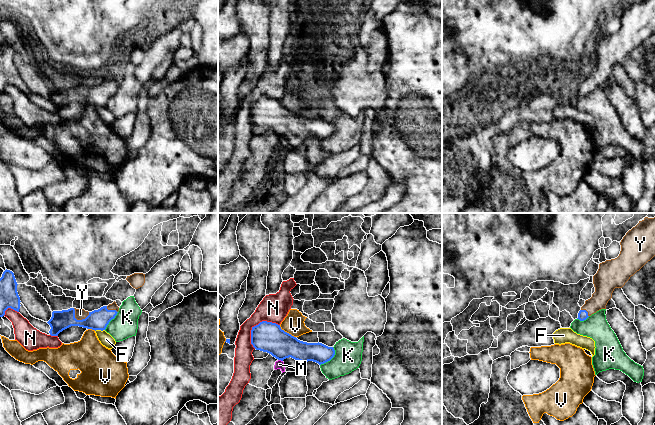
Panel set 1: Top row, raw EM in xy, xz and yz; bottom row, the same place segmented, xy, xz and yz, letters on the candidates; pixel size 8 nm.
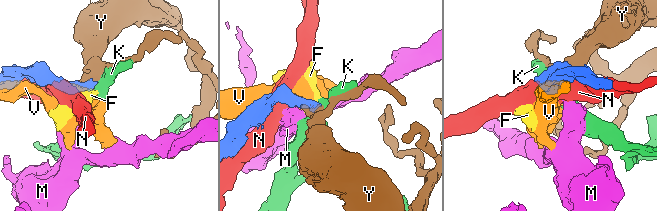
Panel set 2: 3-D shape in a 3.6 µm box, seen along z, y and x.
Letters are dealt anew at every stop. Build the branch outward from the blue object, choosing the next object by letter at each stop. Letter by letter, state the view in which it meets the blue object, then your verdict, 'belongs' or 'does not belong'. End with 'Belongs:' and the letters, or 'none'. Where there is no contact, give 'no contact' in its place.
F: meets blue in xy; does not belong
K: meets blue in xz; does not belong
M: meets blue in xz; does not belong
N: meets blue in xz; does not belong
V: meets blue in xz; does not belong
Y: meets blue in xy; belongs
Belongs: Y

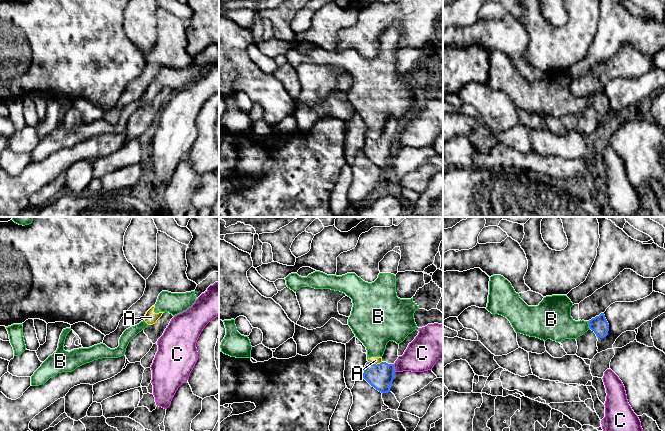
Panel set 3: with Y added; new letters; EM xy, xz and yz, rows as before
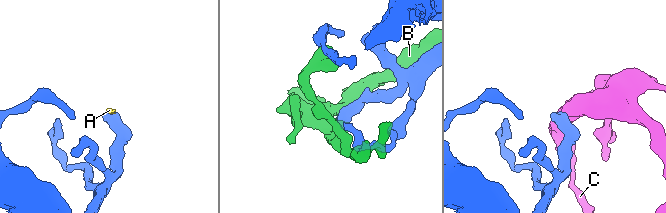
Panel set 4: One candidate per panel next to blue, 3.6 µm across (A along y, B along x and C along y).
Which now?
A: meets blue in xz; does not belong
B: meets blue in yz; does not belong
C: meets blue in xz; does not belong
Belongs: none

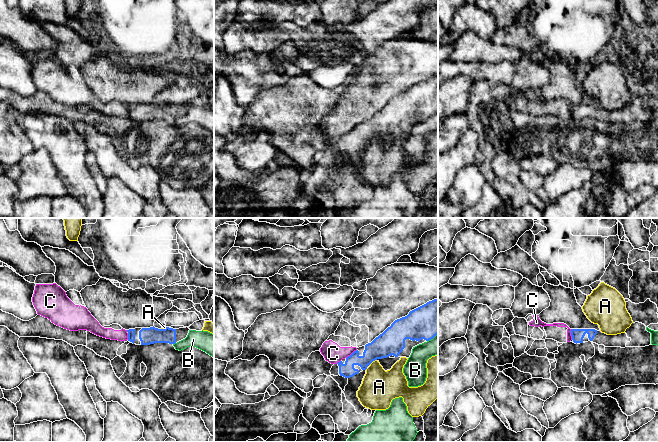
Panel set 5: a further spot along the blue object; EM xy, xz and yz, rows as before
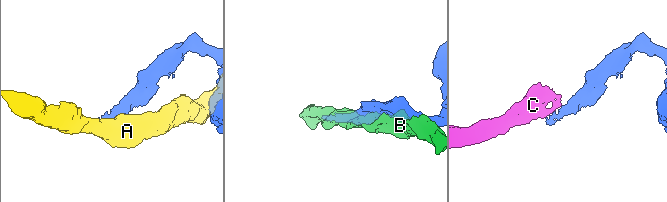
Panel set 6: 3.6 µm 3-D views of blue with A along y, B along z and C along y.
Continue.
A: meets blue in xz; does not belong
B: meets blue in xy; does not belong
C: meets blue in xz; does not belong
Belongs: none

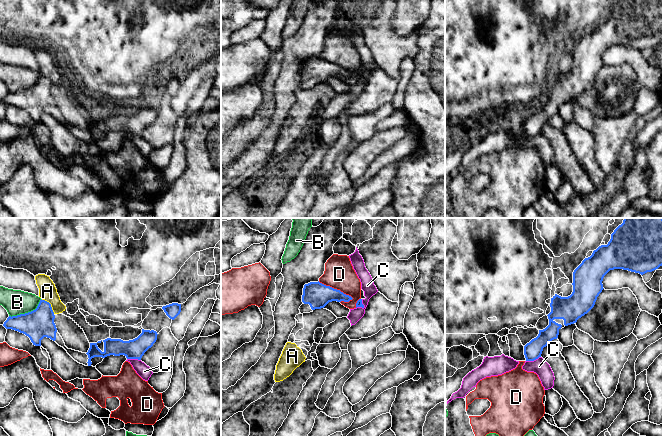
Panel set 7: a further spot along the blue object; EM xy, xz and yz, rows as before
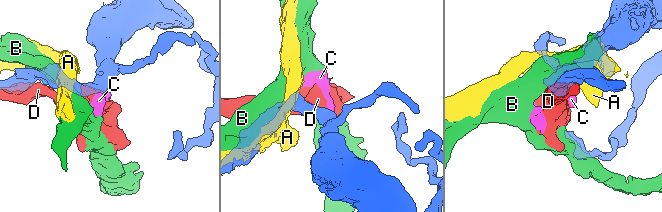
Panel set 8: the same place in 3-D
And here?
A: meets blue in xy; does not belong
B: meets blue in xy; does not belong
C: meets blue in yz; does not belong
D: meets blue in xz; does not belong
Belongs: none

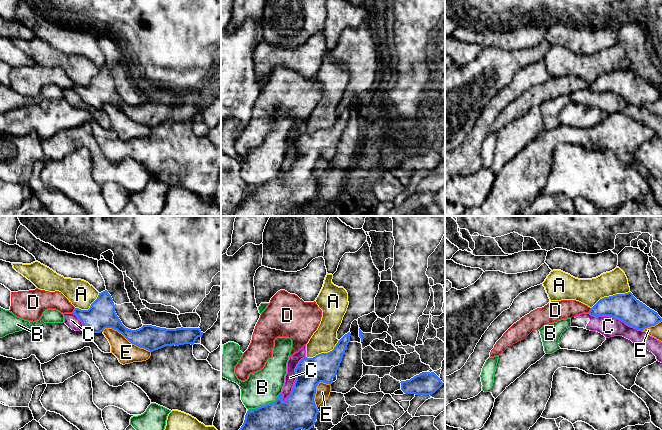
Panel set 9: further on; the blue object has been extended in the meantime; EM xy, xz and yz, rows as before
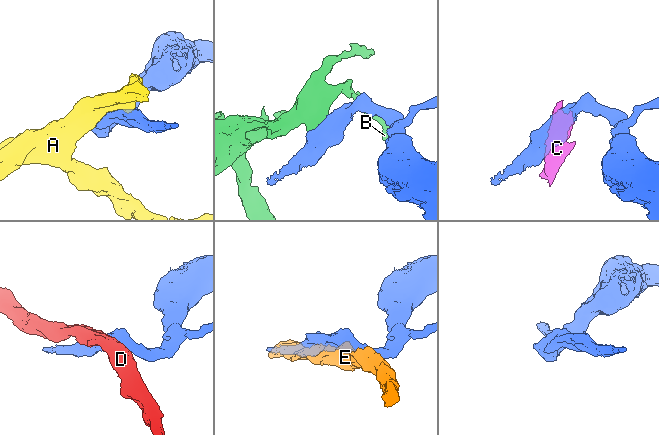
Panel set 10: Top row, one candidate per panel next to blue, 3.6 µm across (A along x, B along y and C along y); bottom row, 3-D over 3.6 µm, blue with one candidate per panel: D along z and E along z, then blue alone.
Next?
A: meets blue in yz; does not belong
B: meets blue in xz; does not belong
C: meets blue in xz; does not belong
D: meets blue in xy; does not belong
E: meets blue in xy; does not belong
Belongs: none

